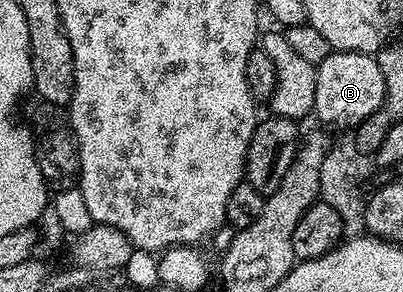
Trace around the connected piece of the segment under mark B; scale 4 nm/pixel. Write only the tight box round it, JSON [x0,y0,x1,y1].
[314,51,384,129]

